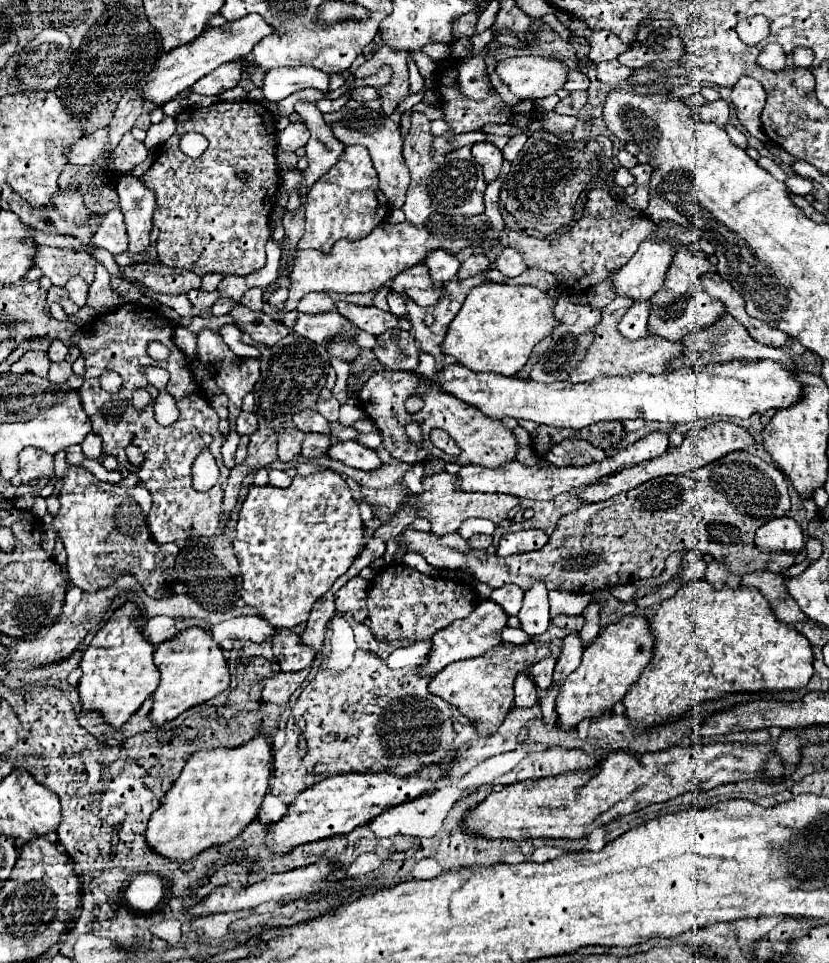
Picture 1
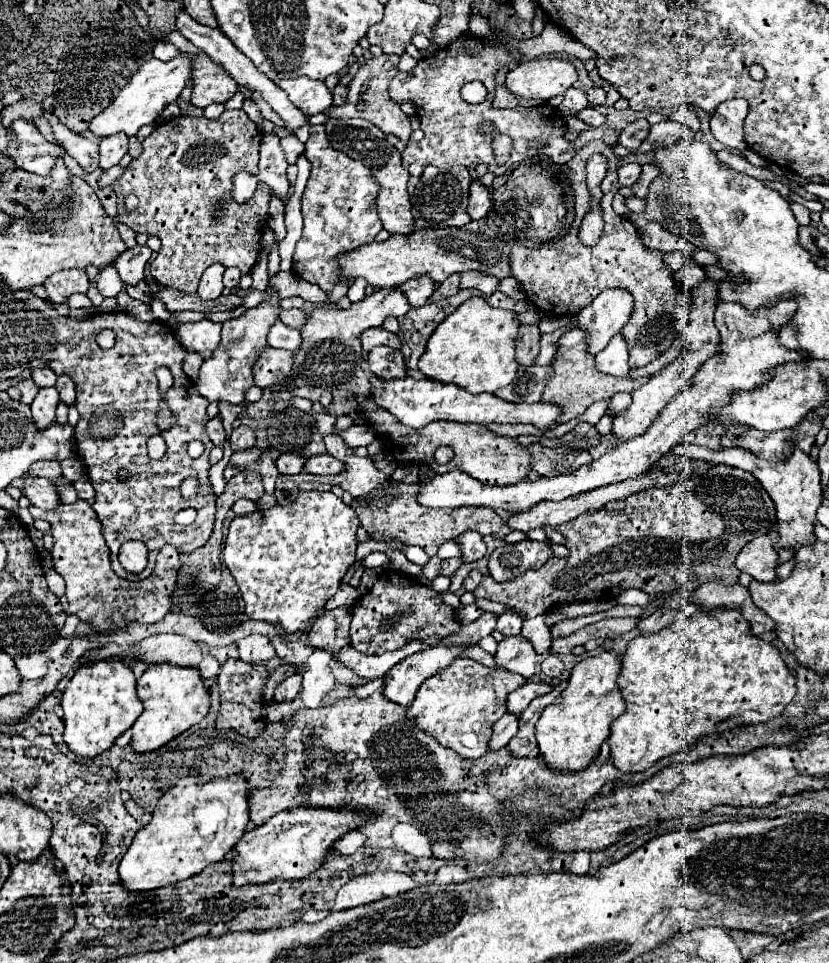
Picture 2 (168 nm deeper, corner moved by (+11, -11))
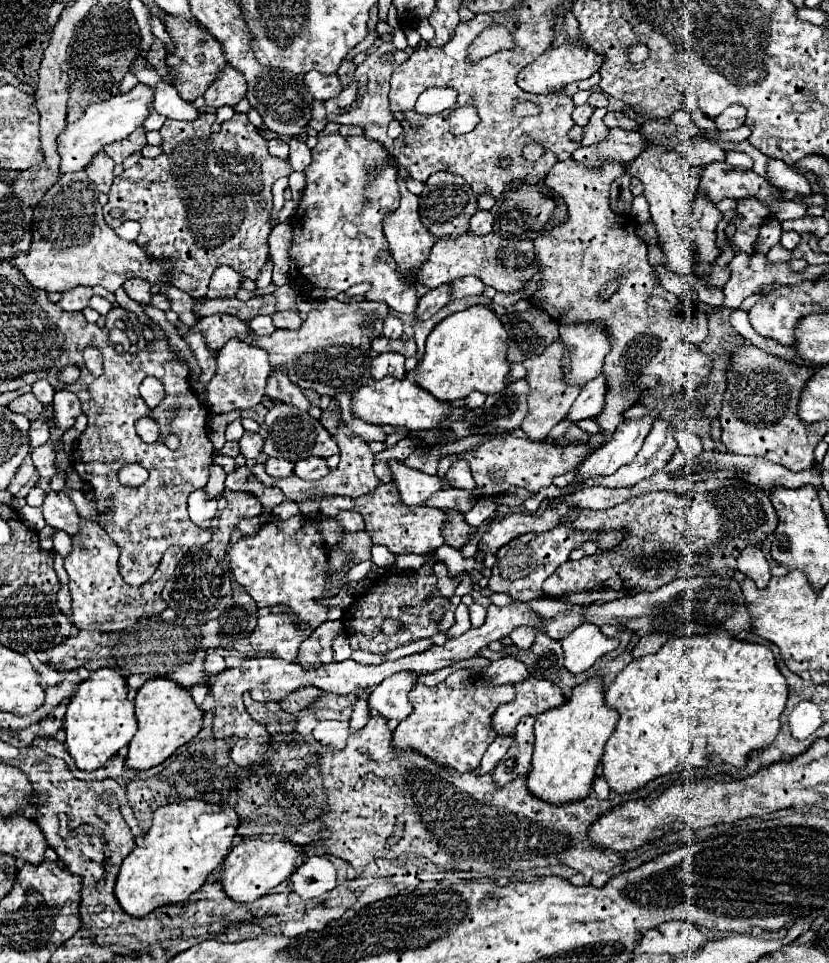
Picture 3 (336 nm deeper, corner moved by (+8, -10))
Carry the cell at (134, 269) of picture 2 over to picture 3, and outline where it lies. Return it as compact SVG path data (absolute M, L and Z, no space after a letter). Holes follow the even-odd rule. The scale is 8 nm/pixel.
M129 279L123 285L123 289L133 301L137 301L141 305L149 305L149 301L151 301L151 285L145 283L143 279Z

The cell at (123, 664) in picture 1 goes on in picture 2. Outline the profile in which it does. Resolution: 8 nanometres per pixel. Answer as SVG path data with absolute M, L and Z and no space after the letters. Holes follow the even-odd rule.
M96 660L80 664L66 684L62 694L62 708L66 726L64 742L74 754L82 758L94 758L108 750L114 740L126 732L142 714L142 702L136 694L136 676L122 660Z

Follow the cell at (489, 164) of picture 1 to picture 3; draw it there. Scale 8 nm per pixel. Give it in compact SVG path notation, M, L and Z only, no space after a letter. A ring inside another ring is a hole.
M477 211L471 221L469 221L469 235L487 235L491 233L491 225L493 225L493 215L489 211Z

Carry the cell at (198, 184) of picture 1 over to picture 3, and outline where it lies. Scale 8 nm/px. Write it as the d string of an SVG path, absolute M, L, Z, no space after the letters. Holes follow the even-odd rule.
M203 113L195 121L167 119L161 127L163 153L157 159L141 157L137 165L115 177L109 191L109 203L103 207L103 217L113 229L129 219L139 221L141 231L135 239L137 245L149 251L151 257L165 259L173 271L173 285L195 299L207 295L209 279L221 265L233 267L251 281L259 279L261 269L269 259L267 237L271 233L269 217L273 209L271 185L293 173L293 167L289 167L287 161L269 155L267 139L249 123L247 115L235 113L229 121L221 123L217 133L211 131L213 123L215 115L211 113Z

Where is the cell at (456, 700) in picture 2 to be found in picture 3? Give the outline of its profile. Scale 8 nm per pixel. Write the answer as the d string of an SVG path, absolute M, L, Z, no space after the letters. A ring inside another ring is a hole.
M453 671L445 681L441 681L437 687L425 687L425 685L417 685L413 687L413 691L409 693L409 703L413 705L413 713L403 719L397 729L393 731L393 749L395 751L417 751L429 759L433 759L439 767L445 769L453 769L457 773L467 773L467 771L475 771L479 767L479 761L485 753L485 749L489 747L489 743L493 743L493 739L497 737L495 731L491 729L491 717L495 713L495 709L501 703L509 703L515 697L515 689L513 685L503 685L503 687L495 687L489 681L481 679L479 673L471 673L471 671Z

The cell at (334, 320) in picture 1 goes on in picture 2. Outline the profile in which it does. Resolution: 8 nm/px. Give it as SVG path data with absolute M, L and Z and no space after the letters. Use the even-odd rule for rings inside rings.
M276 320L268 332L268 344L272 348L286 348L290 352L298 352L300 344L302 344L302 336L300 336L300 330L288 328L286 324Z

